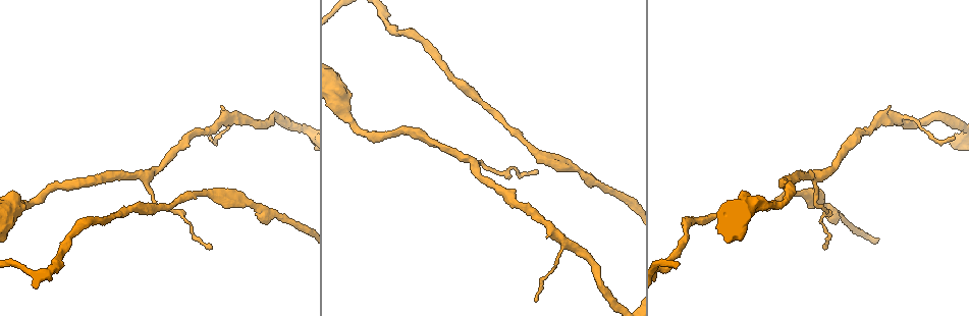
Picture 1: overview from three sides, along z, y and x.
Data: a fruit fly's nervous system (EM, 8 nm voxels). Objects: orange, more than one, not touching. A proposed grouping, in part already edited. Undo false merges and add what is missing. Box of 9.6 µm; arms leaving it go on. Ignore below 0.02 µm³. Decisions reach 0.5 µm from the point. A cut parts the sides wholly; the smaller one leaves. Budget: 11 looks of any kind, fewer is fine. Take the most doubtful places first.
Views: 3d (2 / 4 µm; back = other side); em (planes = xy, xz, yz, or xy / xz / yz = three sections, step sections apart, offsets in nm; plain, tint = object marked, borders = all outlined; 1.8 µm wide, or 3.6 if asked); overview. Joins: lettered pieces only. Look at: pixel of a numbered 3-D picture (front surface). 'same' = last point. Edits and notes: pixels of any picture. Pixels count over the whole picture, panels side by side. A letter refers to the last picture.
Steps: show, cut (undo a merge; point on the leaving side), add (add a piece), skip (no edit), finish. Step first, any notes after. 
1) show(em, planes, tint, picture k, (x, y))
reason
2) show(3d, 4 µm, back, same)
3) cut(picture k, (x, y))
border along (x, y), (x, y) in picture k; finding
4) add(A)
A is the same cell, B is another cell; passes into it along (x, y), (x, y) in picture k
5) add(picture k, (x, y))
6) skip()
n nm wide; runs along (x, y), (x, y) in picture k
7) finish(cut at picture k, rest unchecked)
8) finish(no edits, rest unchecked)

show(em, xy, step 4, tint, picture 1, (589, 179))
branch point

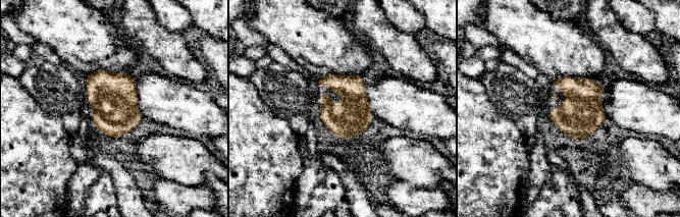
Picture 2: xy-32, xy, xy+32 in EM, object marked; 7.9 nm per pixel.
show(em, planes, tint, same)
cut it another way

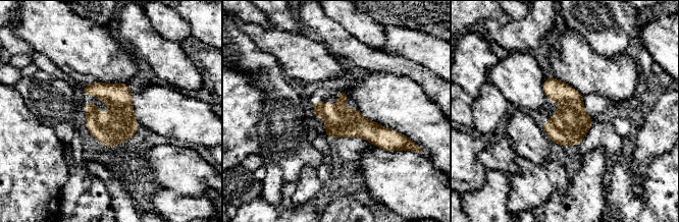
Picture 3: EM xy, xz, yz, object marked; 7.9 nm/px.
show(em, planes, borders, same)
see the neighbours

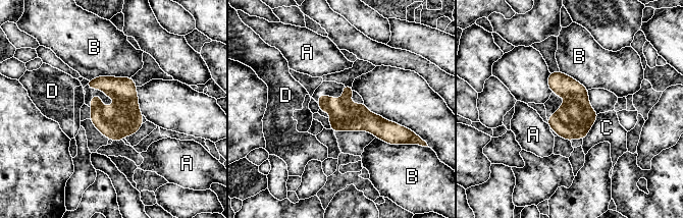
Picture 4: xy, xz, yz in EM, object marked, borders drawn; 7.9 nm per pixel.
skip()
A, B, C and D are other cells; continuous, no second cell

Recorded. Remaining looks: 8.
show(3d, 2 µm, picture 1, (209, 139))
an open end

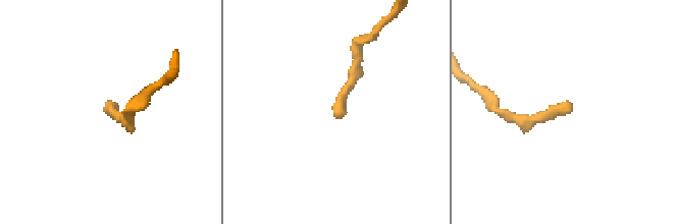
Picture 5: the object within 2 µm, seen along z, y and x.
show(em, yz, step 16, borders, picture 5, (337, 117))

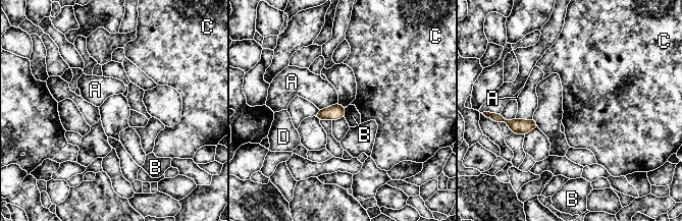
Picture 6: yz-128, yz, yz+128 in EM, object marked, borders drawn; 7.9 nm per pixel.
skip()
A touches over 170 nm; A, B, C and D are other cells; border along (344, 108), (345, 116) in picture 6; no lettered piece goes on from it

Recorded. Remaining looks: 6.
show(3d, 4 µm, picture 1, (524, 142))

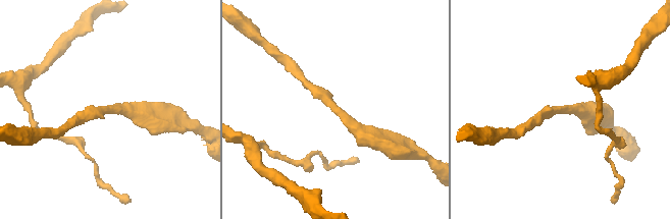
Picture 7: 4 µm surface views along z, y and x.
show(em, planes, tint, picture 7, (333, 109))
need the tissue

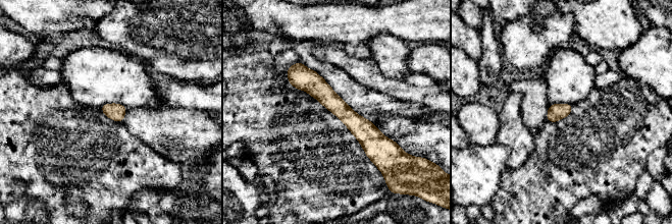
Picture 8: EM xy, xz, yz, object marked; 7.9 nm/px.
show(em, planes, borders, same)
what lies round it

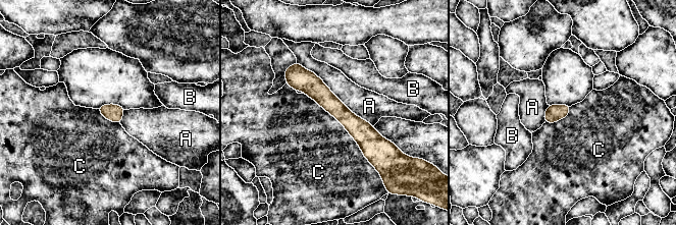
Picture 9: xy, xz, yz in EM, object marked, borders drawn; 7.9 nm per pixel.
skip()
A, B and C are other cells; runs along (288, 73), (373, 144), (386, 144) in picture 9; continuous, no second cell

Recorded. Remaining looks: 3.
show(em, 3.6 µm, planes, tint, picture 1, (341, 104))
calibre changes

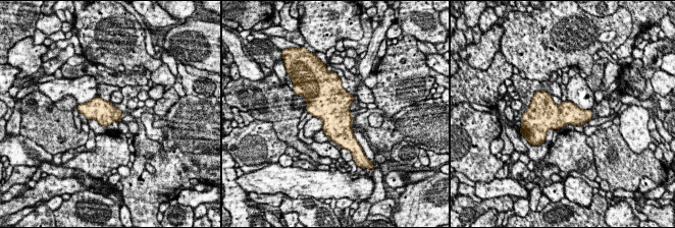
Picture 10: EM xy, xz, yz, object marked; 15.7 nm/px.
show(em, 3.6 µm, planes, borders, same)
see the neighbours

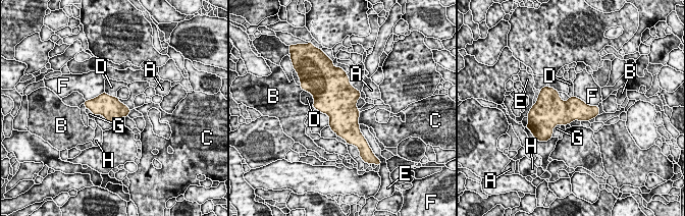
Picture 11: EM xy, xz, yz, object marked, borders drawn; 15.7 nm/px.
skip()
A, B, C, D, E, F, G and H are other cells; border along (358, 124), (361, 133), (365, 138) in picture 11; all the same cell

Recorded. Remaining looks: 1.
finish(no edits, rest unchecked)

